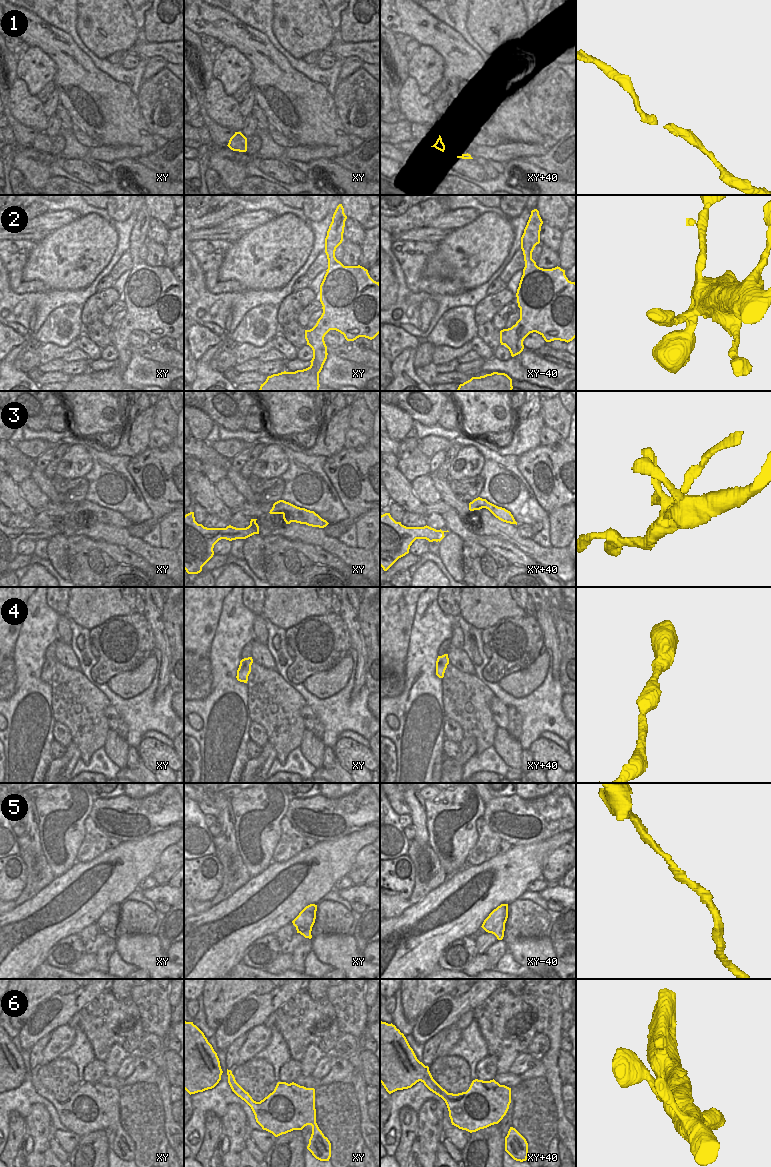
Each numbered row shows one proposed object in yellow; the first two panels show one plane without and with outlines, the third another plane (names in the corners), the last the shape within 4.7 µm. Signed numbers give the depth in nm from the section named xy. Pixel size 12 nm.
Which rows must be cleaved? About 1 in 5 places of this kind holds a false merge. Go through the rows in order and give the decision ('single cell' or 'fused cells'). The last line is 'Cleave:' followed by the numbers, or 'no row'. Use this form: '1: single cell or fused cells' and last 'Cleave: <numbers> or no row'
1: single cell
2: single cell
3: fused cells
4: single cell
5: single cell
6: single cell
Cleave: 3

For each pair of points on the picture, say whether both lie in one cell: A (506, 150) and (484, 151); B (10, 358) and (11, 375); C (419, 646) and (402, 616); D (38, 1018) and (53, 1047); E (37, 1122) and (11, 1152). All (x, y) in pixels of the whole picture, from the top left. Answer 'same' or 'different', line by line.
A: same
B: same
C: different
D: different
E: different

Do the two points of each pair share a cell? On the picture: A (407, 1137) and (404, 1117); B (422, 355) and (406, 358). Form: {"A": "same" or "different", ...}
{"A": "same", "B": "different"}

